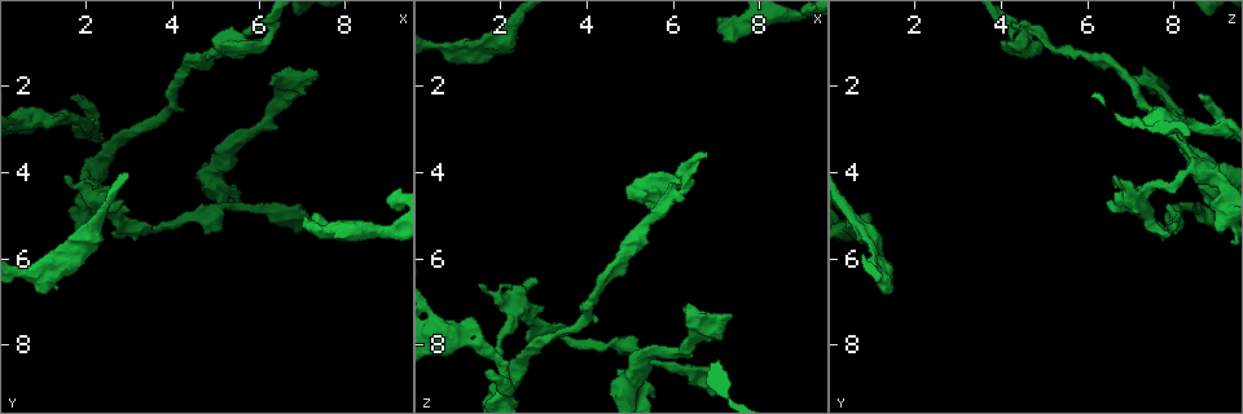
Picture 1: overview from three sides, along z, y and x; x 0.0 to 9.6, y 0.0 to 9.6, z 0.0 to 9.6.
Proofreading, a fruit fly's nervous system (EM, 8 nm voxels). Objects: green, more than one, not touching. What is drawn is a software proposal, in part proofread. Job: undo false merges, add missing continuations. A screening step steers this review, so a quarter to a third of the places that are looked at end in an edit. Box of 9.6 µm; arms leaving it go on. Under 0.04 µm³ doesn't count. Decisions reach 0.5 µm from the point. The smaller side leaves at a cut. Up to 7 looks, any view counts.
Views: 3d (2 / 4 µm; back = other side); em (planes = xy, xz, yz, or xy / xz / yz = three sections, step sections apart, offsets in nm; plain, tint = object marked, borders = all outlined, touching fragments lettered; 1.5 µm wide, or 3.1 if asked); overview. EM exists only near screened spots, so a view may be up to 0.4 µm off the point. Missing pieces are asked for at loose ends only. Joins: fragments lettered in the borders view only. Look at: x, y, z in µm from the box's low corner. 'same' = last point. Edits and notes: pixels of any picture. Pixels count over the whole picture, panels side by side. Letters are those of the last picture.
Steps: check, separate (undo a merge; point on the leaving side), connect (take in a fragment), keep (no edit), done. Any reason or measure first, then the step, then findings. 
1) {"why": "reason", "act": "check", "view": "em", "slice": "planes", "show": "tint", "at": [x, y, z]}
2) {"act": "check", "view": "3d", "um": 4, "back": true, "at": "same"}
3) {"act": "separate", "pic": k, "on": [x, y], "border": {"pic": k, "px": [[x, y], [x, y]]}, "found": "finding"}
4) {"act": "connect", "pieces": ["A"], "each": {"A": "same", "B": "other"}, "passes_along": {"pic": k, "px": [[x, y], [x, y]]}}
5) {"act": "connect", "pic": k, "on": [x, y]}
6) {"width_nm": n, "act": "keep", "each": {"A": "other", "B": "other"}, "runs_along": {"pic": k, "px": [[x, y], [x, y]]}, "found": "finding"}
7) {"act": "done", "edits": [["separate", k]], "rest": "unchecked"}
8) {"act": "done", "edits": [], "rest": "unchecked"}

{"why": "an open end", "act": "check", "view": "3d", "um": 2, "at": [2.80, 4.65, 6.60]}

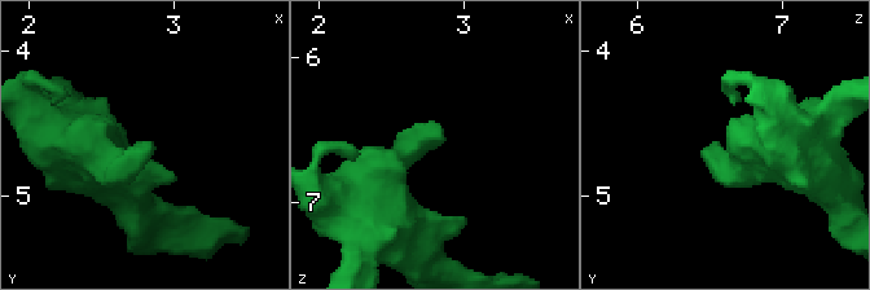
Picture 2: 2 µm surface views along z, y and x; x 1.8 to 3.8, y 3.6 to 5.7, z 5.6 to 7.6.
{"act": "check", "view": "em", "slice": "xz", "step": 8, "show": "tint", "at": [2.86, 4.62, 6.54]}

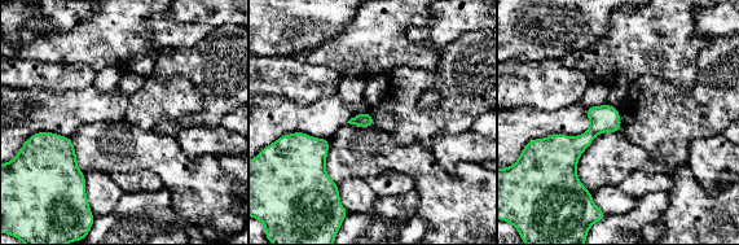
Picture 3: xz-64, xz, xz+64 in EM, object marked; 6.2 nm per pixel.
{"why": "another direction", "act": "check", "view": "em", "slice": "planes", "show": "borders", "at": "same"}

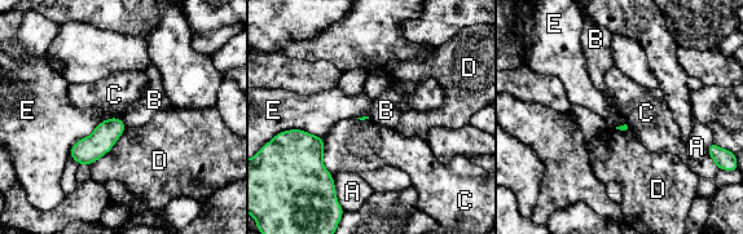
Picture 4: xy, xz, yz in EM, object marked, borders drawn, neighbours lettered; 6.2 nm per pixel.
{"act": "keep", "each": {"A": "other", "B": "other", "C": "other", "D": "other", "E": "other"}, "border": {"pic": 4, "px": [[119, 118], [126, 127]]}, "found": "no lettered fragment goes on from it"}

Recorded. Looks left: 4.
{"why": "branch stops here", "act": "check", "view": "em", "slice": "planes", "show": "tint", "at": [1.50, 2.65, 7.50]}

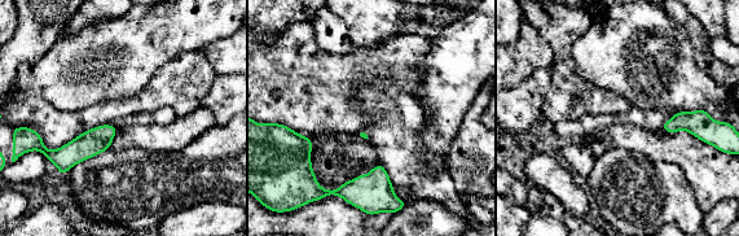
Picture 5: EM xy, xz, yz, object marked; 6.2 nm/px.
{"act": "check", "view": "em", "slice": "planes", "show": "borders", "at": "same"}

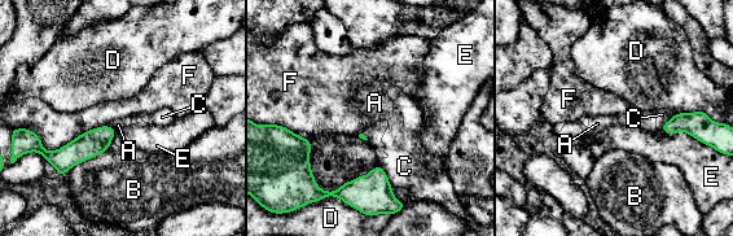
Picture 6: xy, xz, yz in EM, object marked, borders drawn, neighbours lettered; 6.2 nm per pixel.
{"longest_contact_nm": ["F", 480], "act": "keep", "each": {"A": "other", "B": "other", "C": "other", "D": "other", "E": "other", "F": "other"}, "border": {"pic": 6, "px": [[108, 125], [115, 131]]}, "found": "none of them fits"}

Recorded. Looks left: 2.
{"why": "branch stops here", "act": "check", "view": "3d", "um": 4, "at": [7.45, 4.95, 0.95]}

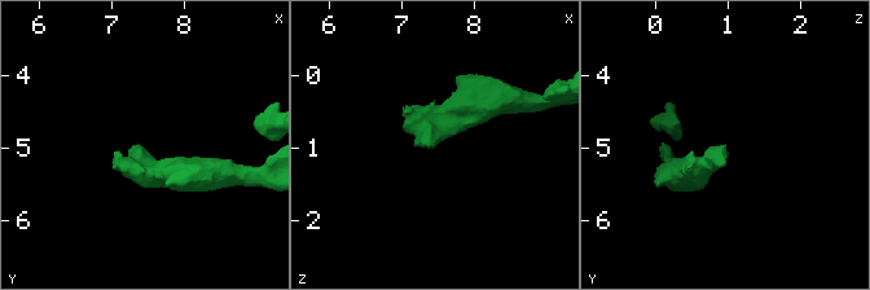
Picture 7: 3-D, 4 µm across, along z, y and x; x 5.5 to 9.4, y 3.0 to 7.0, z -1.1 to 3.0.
{"act": "check", "view": "em", "slice": "planes", "show": "borders", "at": [7.40, 4.95, 1.00]}

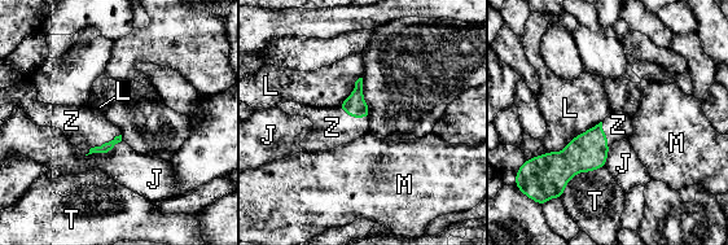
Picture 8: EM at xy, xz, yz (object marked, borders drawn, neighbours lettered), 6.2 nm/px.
{"act": "connect", "pic": 8, "on": [84, 130], "each": {"J": "other", "L": "other", "M": "other", "T": "other", "Z": "same"}, "passes_along": {"pic": 8, "px": [[108, 145], [101, 145], [84, 130]]}, "found": "the neuron continues"}

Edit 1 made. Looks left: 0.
{"act": "done", "edits": [["connect", 8]], "rest": "unchecked"}

